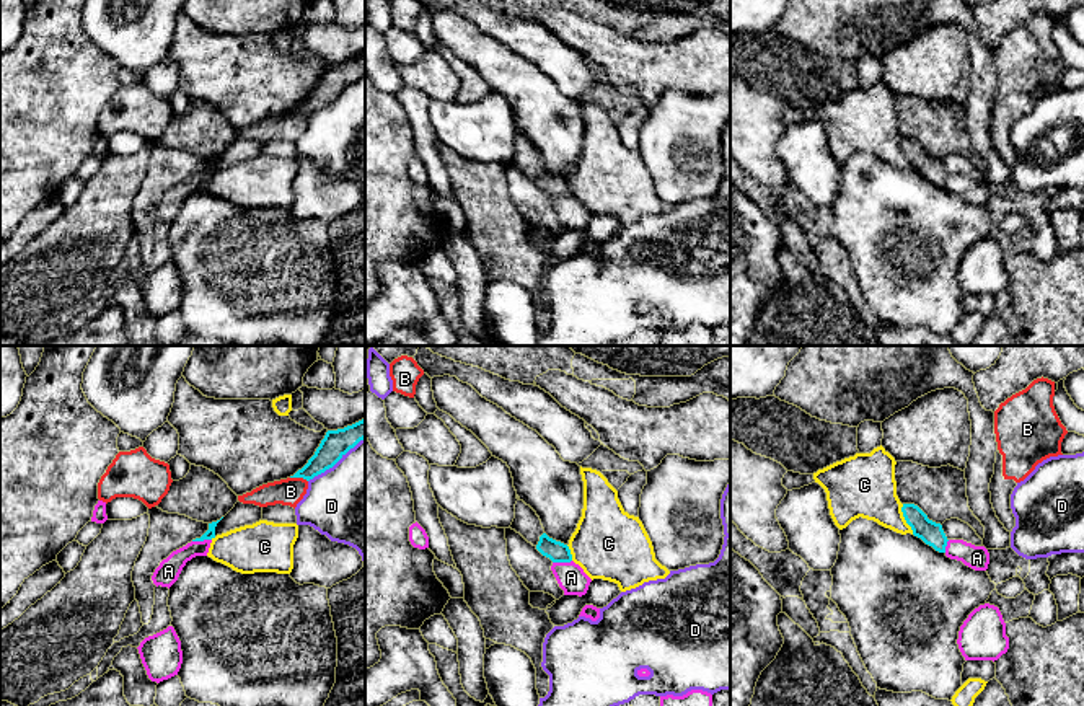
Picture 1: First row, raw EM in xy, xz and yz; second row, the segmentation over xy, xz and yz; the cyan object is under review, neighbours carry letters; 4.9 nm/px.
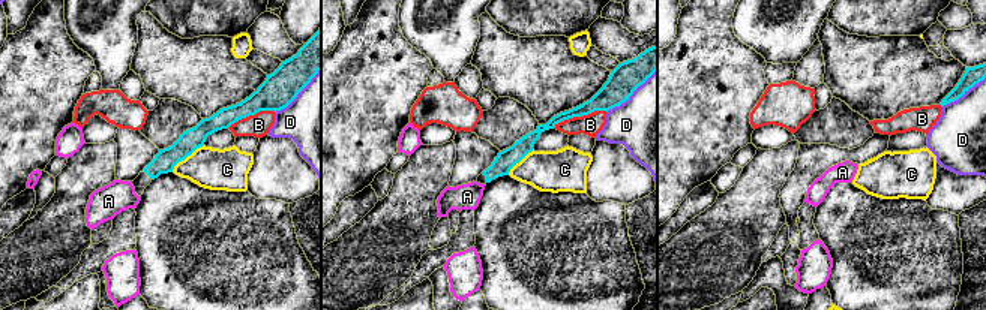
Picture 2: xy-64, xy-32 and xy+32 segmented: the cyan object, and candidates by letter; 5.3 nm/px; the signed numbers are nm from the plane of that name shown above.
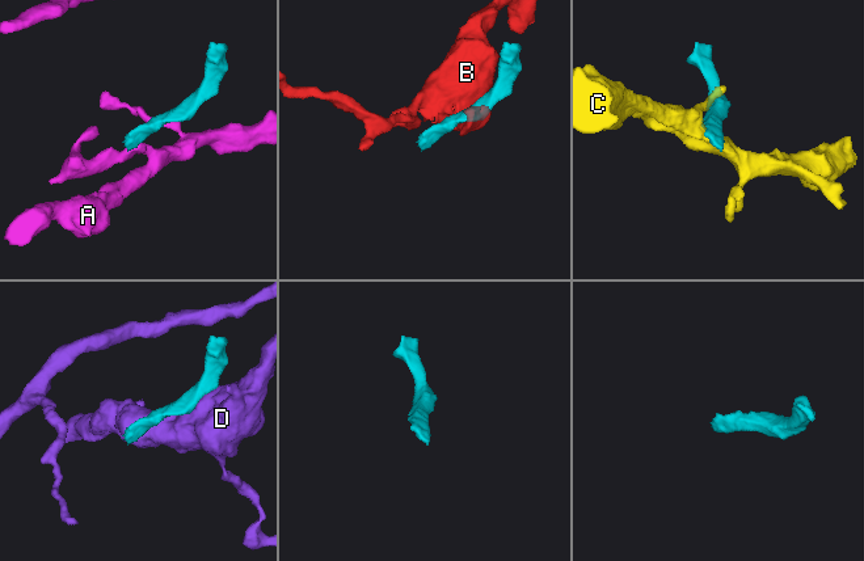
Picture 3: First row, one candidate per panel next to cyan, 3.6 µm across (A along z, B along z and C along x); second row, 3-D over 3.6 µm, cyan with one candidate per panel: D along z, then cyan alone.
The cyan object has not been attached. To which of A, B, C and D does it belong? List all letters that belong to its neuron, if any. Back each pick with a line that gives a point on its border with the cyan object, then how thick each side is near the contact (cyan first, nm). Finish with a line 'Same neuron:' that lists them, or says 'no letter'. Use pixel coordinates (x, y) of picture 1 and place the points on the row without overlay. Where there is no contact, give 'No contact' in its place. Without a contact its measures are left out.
Same neuron: no letter

